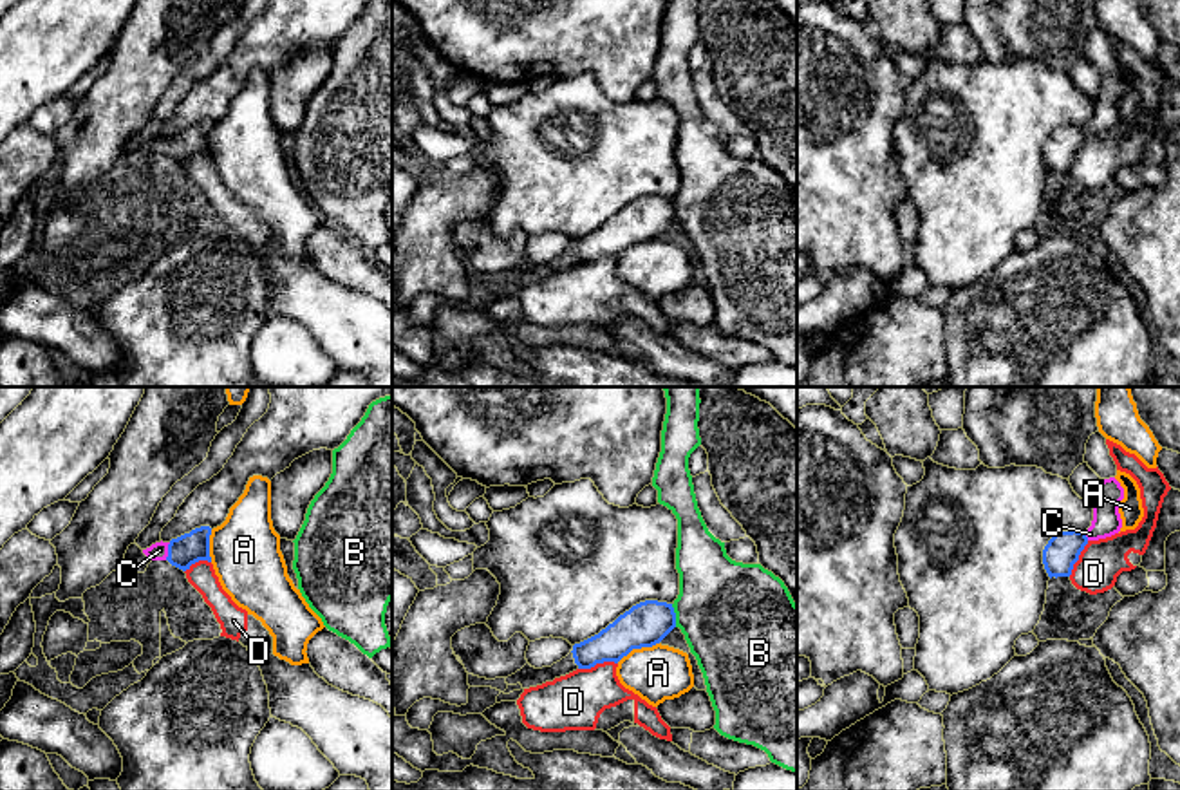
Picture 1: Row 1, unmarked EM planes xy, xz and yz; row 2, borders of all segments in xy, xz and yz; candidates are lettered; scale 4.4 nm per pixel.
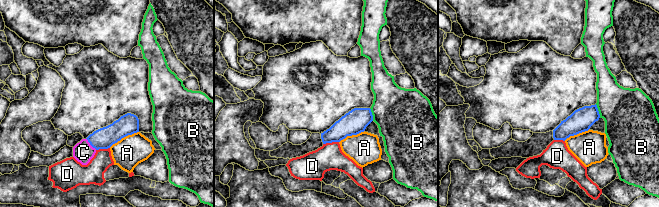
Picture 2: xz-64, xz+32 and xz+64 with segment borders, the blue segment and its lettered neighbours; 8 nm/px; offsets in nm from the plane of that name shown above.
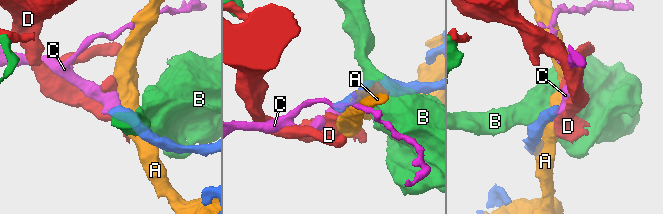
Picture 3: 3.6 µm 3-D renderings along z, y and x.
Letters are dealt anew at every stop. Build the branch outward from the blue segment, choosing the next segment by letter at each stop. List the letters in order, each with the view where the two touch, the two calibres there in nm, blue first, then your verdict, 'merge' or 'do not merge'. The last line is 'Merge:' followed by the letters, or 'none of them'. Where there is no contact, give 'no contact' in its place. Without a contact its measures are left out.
A: xz | 200/240 nm | do not merge
B: xz | 200/460 nm | do not merge
C: xy | 140/80 nm | merge
D: xz | 180/260 nm | do not merge
Merge: C

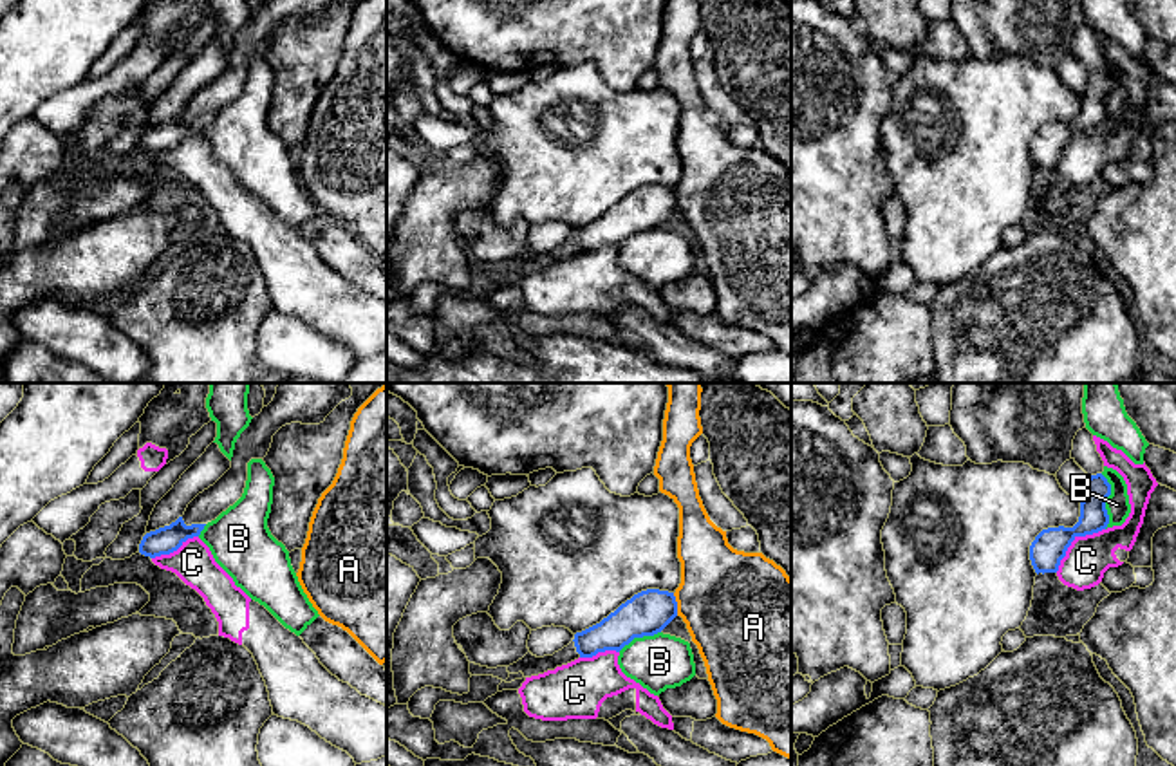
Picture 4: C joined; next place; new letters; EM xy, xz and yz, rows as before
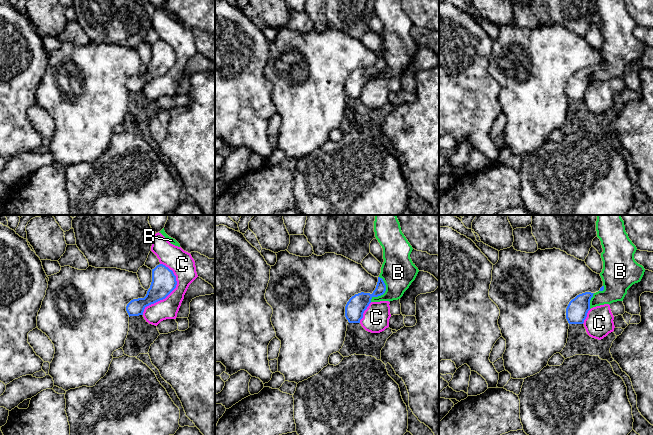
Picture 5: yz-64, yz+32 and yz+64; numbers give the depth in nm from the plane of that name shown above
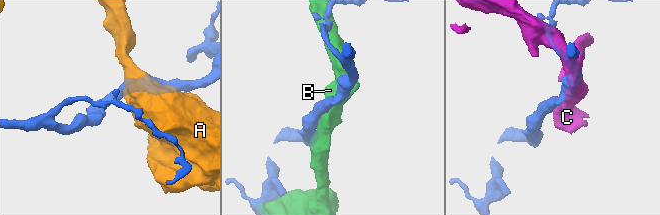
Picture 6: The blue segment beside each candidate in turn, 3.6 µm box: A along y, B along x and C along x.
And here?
A: xz | 200/460 nm | do not merge
B: yz | 130/110 nm | do not merge
C: yz | 150/200 nm | do not merge
Merge: none of them

